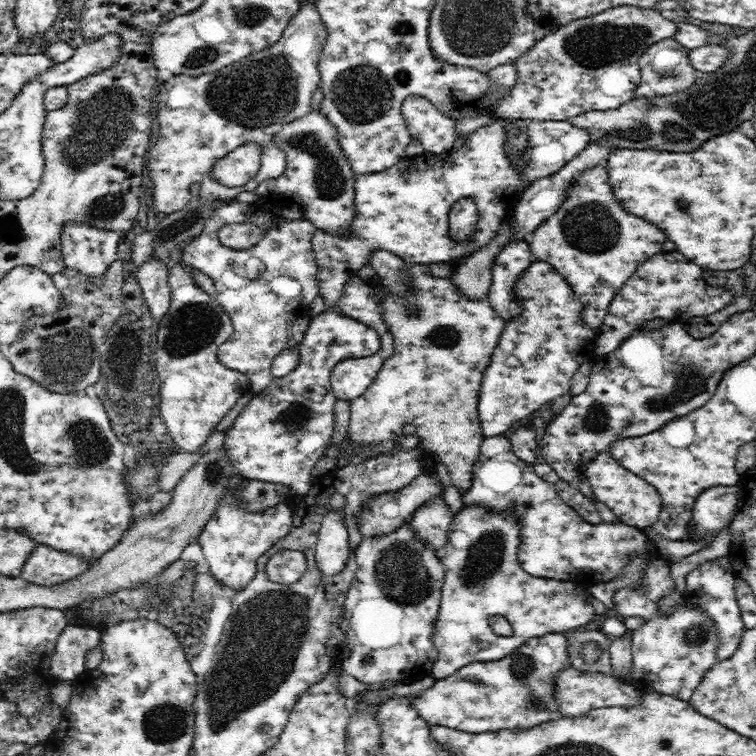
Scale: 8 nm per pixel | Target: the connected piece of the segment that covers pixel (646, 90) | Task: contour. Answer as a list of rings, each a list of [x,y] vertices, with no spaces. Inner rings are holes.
[[[673,36],[650,46],[639,59],[639,67],[641,80],[640,84],[636,86],[636,90],[634,90],[634,99],[669,95],[683,91],[690,88],[695,83],[698,74],[700,74],[692,66],[690,50],[680,45]]]

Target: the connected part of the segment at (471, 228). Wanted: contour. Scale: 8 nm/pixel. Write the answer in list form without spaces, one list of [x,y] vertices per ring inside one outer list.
[[[464,198],[452,205],[449,212],[448,237],[460,243],[471,241],[478,221],[479,212],[473,198]]]

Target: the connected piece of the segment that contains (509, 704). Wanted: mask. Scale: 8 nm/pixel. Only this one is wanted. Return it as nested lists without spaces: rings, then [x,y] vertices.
[[[550,632],[544,636],[531,638],[519,646],[514,652],[495,661],[478,661],[467,664],[456,670],[454,674],[436,682],[419,695],[409,697],[410,705],[418,711],[418,715],[428,722],[428,725],[447,726],[470,734],[498,732],[510,729],[518,732],[529,729],[537,724],[549,721],[559,715],[555,699],[556,674],[563,668],[572,667],[567,653],[567,637],[565,633]]]

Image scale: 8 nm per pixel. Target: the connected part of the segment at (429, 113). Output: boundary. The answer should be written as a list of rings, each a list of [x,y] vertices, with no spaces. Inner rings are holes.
[[[410,95],[403,102],[402,115],[411,136],[417,138],[425,152],[437,155],[452,149],[457,122],[437,110],[428,99]]]

